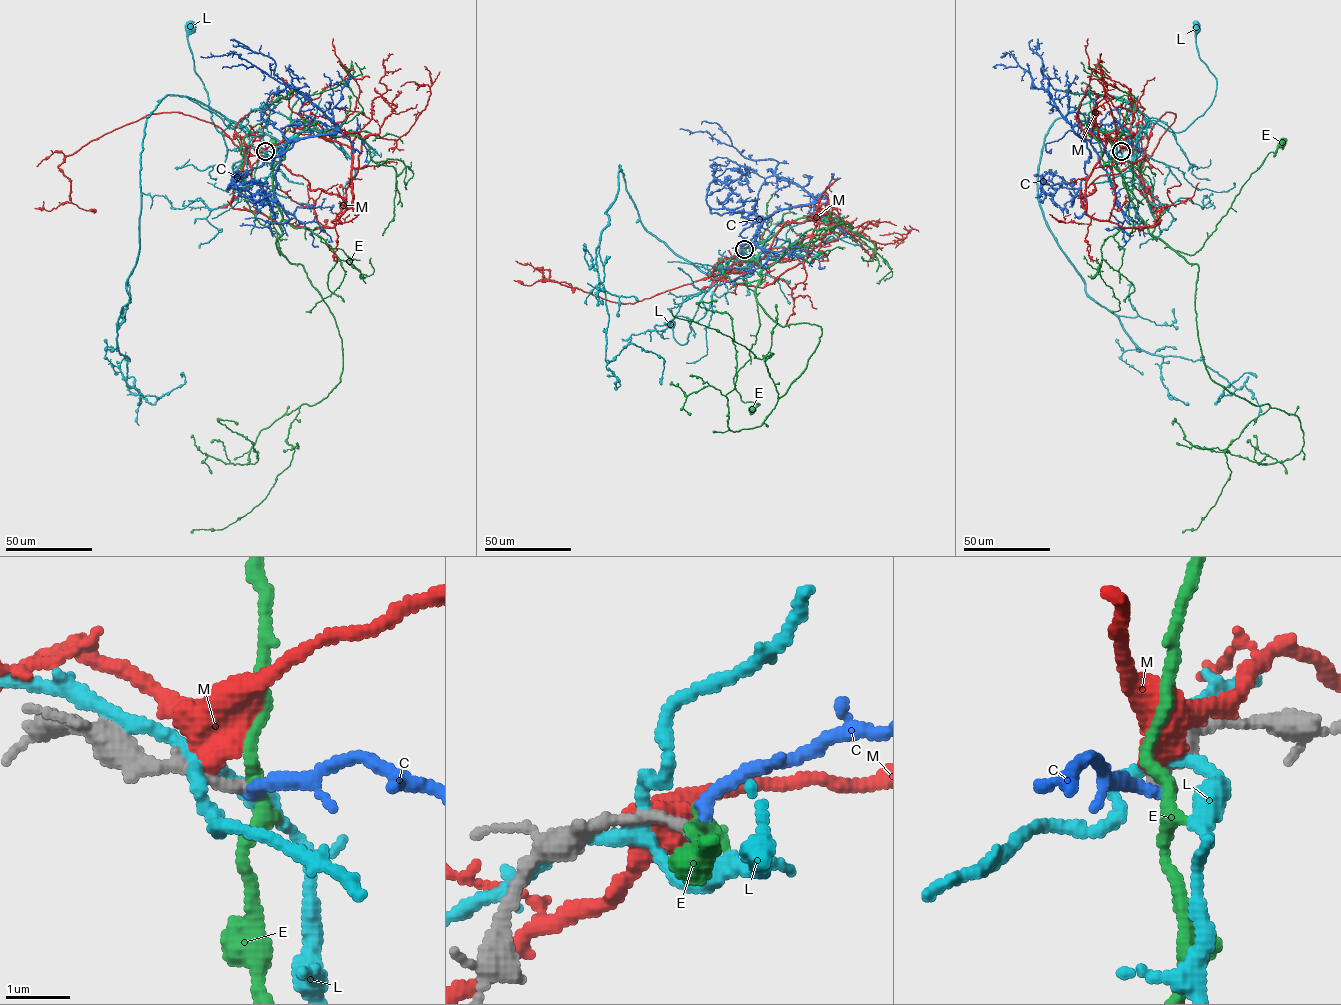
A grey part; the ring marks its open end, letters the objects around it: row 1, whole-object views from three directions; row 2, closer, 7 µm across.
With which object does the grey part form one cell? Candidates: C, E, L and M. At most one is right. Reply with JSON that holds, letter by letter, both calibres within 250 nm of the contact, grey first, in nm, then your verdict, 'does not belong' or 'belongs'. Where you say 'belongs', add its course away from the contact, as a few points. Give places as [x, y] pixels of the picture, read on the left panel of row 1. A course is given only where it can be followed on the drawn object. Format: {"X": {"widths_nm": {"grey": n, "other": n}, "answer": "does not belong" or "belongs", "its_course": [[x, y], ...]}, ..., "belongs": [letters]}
{"C": {"widths_nm": {"grey": 170, "other": 170}, "answer": "belongs", "its_course": [[265, 151], [274, 158], [292, 140], [330, 135], [336, 126], [299, 88], [280, 83], [237, 54], [200, 57]]}, "E": {"widths_nm": {"grey": 160, "other": 200}, "answer": "does not belong"}, "L": {"widths_nm": {"grey": 260, "other": 200}, "answer": "does not belong"}, "M": {"widths_nm": {"grey": 240, "other": 400}, "answer": "does not belong"}, "belongs": ["C"]}

